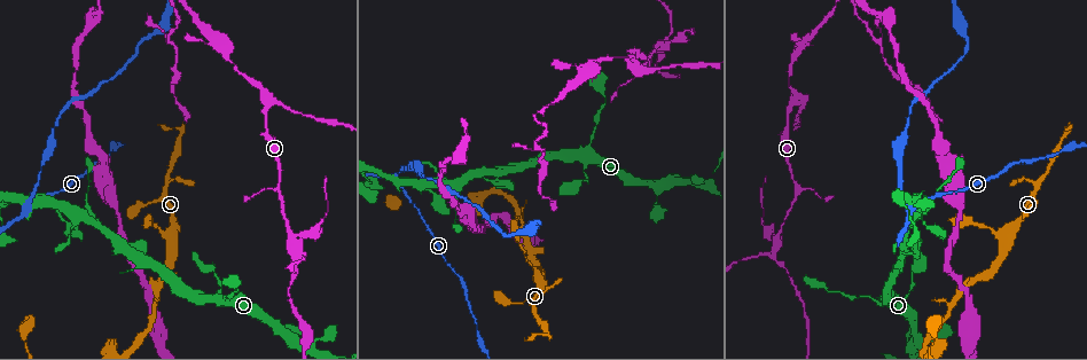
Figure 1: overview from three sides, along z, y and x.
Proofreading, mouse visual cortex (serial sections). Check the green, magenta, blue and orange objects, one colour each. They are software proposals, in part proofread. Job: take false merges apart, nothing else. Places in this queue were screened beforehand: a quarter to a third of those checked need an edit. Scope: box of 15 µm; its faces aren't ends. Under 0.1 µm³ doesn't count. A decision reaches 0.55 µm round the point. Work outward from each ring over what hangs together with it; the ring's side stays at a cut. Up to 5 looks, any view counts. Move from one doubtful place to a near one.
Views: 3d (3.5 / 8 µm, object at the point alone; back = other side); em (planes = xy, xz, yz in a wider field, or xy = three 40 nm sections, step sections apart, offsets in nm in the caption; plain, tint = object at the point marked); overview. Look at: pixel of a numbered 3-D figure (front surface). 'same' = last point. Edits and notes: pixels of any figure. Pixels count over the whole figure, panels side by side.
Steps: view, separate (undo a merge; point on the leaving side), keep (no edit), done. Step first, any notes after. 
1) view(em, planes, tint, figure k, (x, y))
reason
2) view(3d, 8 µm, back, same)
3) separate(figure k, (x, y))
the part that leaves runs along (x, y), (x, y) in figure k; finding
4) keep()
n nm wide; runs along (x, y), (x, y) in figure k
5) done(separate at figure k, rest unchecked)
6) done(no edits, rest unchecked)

view(3d, 3.5 µm, figure 1, (636, 62))
three arms meet

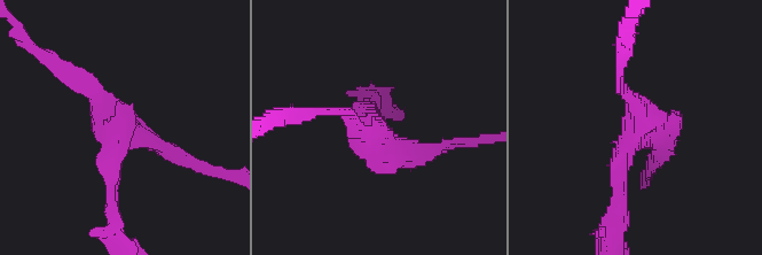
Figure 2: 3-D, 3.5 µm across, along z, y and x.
view(em, xy, step 5, tint, figure 2, (370, 133))
need the tissue

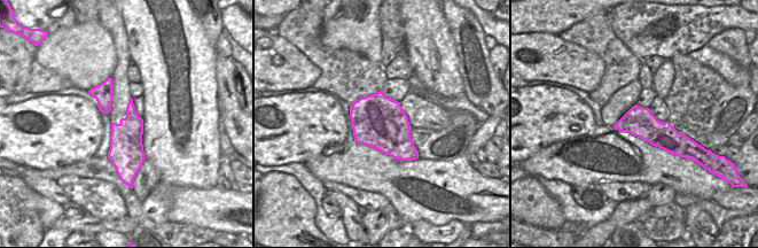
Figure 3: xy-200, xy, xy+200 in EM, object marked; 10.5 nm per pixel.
separate(figure 2, (668, 148))
550 nm wide; the part that leaves runs along (641, 128), (646, 116), (620, 89), (622, 53) in figure 2; two cells meet here

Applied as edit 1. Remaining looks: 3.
view(overview)
see it whole again

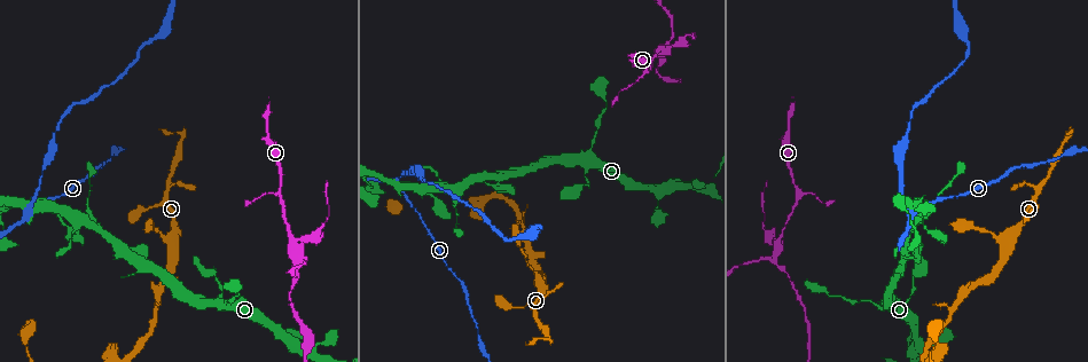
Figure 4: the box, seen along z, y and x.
view(3d, 3.5 µm, figure 4, (27, 213))
three arms meet

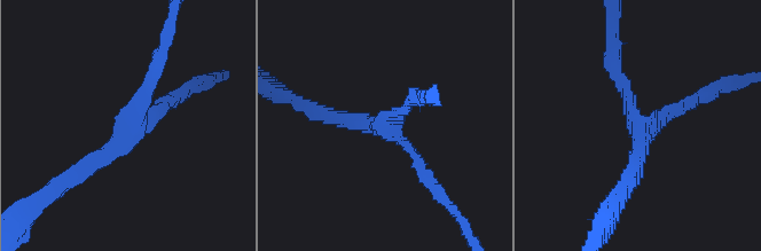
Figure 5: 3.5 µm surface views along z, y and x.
view(em, xy, step 5, tint, figure 5, (642, 125))
3 arms; arms of 200, 200, 250 nm; now the EM

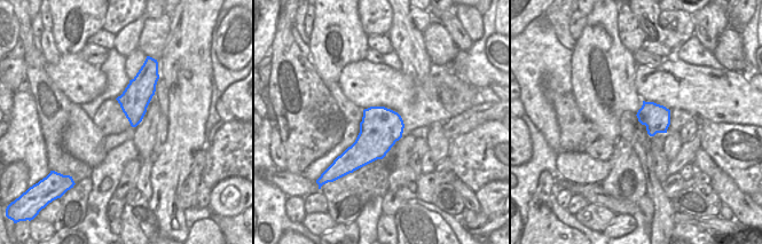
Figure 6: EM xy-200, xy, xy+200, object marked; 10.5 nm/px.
keep()
runs along (697, 95), (642, 127), (612, 63) in figure 5; continuous, no second cell

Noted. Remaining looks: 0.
done(separate at figure 2, rest unchecked)

